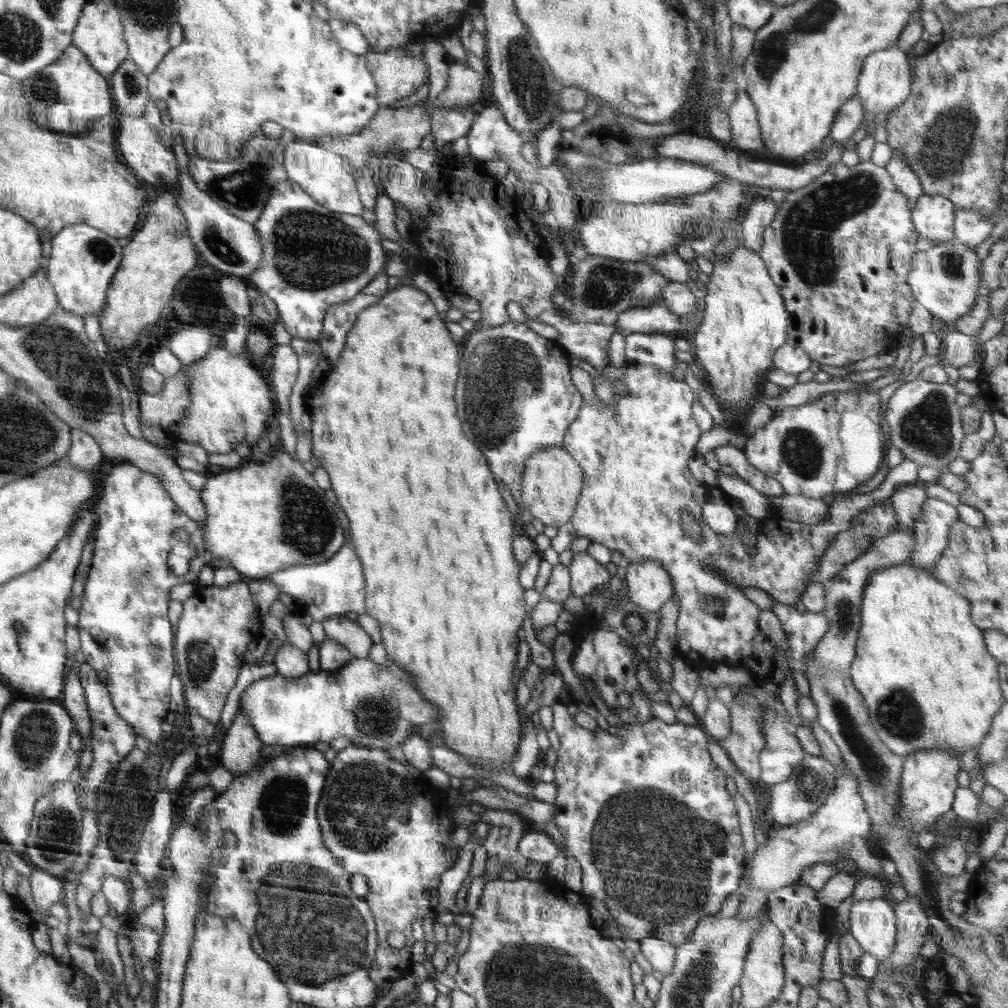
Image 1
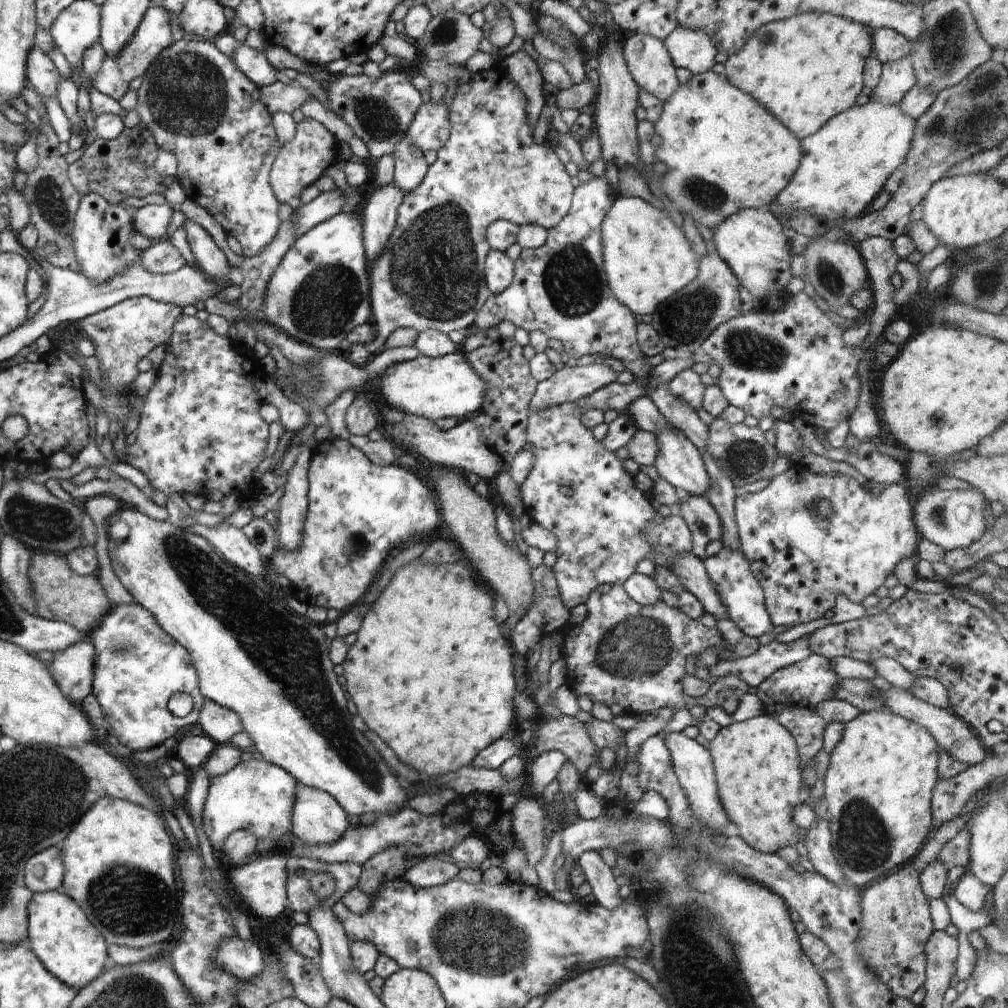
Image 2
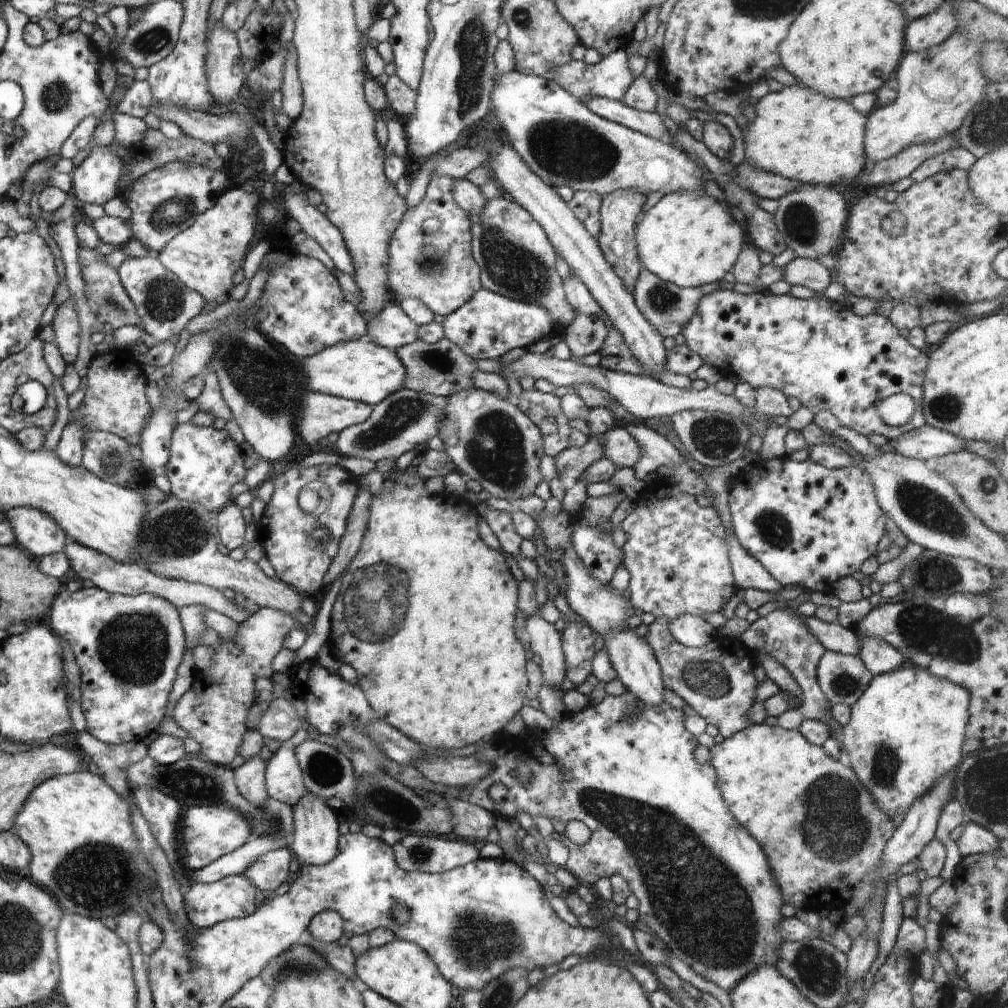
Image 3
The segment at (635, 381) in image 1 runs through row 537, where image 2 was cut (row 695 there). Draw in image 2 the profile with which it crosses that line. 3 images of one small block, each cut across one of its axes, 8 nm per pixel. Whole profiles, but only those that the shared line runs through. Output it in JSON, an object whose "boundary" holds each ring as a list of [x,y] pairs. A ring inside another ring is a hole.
{"boundary":[[[600,584],[600,586],[596,586],[596,590],[590,594],[590,598],[585,602],[586,608],[588,610],[588,616],[584,618],[584,622],[580,622],[578,626],[572,626],[568,629],[565,638],[563,639],[563,644],[560,646],[561,648],[561,658],[566,662],[567,674],[565,676],[565,685],[575,692],[578,696],[582,694],[582,696],[588,696],[592,702],[598,702],[598,704],[604,704],[604,706],[612,706],[612,704],[620,704],[622,708],[624,708],[626,714],[650,714],[650,712],[654,712],[654,710],[658,708],[672,708],[675,711],[680,709],[690,710],[694,706],[706,706],[706,708],[712,708],[715,706],[720,706],[720,708],[724,709],[724,712],[732,715],[736,712],[739,700],[741,696],[747,692],[747,684],[743,680],[740,680],[738,676],[734,676],[734,674],[728,674],[728,676],[723,676],[719,679],[715,679],[715,684],[710,686],[710,689],[704,696],[700,696],[700,698],[692,698],[692,696],[688,696],[688,694],[684,693],[682,680],[686,673],[686,659],[692,658],[702,650],[706,650],[706,648],[710,648],[710,646],[716,647],[718,650],[722,647],[722,635],[720,631],[715,628],[706,627],[699,619],[692,619],[688,617],[684,612],[680,609],[672,608],[668,606],[664,601],[656,602],[656,606],[650,605],[641,605],[637,602],[634,602],[628,594],[626,594],[626,590],[622,588],[622,585],[613,585],[613,584]],[[812,654],[790,666],[779,668],[766,678],[761,691],[756,693],[765,705],[765,714],[785,726],[796,741],[800,766],[806,768],[823,748],[823,736],[827,722],[820,718],[817,706],[826,699],[834,699],[840,677],[832,670],[825,656]]]}

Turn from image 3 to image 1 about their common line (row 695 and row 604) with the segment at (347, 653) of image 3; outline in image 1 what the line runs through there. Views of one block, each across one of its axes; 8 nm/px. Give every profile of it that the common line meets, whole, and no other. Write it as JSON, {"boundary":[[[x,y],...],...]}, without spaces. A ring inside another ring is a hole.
{"boundary":[[[410,285],[396,286],[387,291],[376,304],[364,308],[358,314],[352,330],[346,336],[346,344],[338,358],[338,364],[334,366],[334,370],[326,374],[324,382],[312,394],[308,394],[310,390],[307,390],[304,400],[308,402],[303,404],[309,413],[312,412],[310,416],[313,434],[312,454],[330,477],[331,491],[336,493],[341,515],[344,517],[344,512],[348,514],[348,518],[344,518],[346,527],[350,530],[350,538],[347,542],[360,558],[364,583],[366,583],[365,613],[376,618],[380,624],[381,643],[386,648],[387,658],[394,660],[394,664],[398,664],[416,682],[416,688],[420,688],[424,698],[432,702],[439,711],[440,719],[437,720],[440,724],[439,733],[445,740],[446,747],[466,756],[470,764],[484,766],[491,763],[492,768],[496,766],[496,768],[512,769],[512,762],[522,742],[520,717],[524,711],[519,711],[516,702],[516,685],[512,683],[512,670],[518,660],[518,644],[523,639],[518,632],[528,612],[524,599],[526,589],[519,583],[521,567],[517,564],[513,553],[513,516],[496,488],[487,459],[483,456],[483,452],[464,436],[460,428],[460,420],[456,416],[454,386],[460,370],[459,356],[460,347],[452,340],[450,331],[446,329],[442,316],[436,311],[428,294]]]}

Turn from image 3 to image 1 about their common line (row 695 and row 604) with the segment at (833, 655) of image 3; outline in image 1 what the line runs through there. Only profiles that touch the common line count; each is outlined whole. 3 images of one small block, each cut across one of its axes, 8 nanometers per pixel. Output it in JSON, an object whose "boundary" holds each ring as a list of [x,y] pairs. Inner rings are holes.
{"boundary":[[[896,526],[896,530],[870,543],[868,550],[862,556],[849,562],[843,571],[835,578],[826,582],[826,605],[824,605],[824,616],[828,620],[828,631],[818,641],[814,648],[814,658],[822,662],[824,670],[830,672],[849,672],[850,662],[856,656],[856,642],[860,632],[860,604],[862,604],[862,592],[871,577],[886,566],[902,564],[910,558],[914,549],[914,530],[906,526]]]}

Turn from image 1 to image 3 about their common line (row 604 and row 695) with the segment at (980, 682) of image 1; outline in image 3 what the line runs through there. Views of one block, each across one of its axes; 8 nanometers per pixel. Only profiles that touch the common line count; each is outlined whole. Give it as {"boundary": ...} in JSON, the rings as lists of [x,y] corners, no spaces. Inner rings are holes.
{"boundary":[[[906,663],[896,670],[873,675],[866,690],[851,706],[850,720],[843,726],[841,744],[849,760],[846,764],[852,767],[862,786],[890,818],[896,813],[905,814],[910,805],[926,794],[943,774],[956,769],[961,763],[970,699],[963,686]]]}

